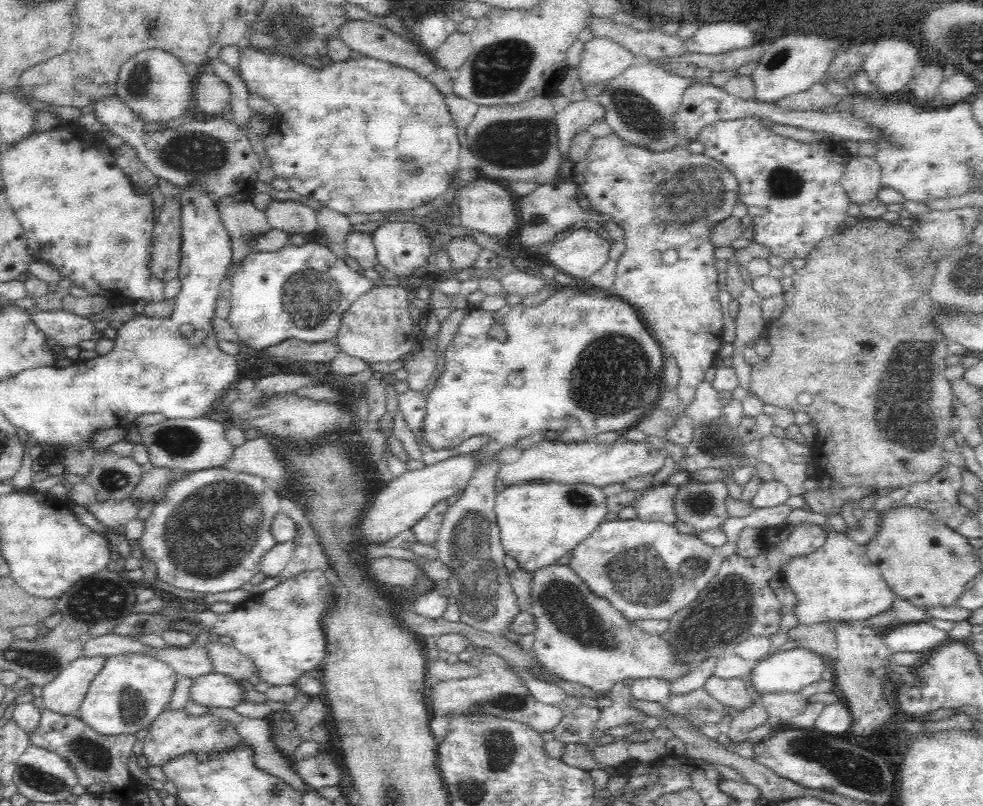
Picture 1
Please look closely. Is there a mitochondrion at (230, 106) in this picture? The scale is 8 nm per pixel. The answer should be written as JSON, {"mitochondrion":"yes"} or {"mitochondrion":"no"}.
{"mitochondrion":"no"}

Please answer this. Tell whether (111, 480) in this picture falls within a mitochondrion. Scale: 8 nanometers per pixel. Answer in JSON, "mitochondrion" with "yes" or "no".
{"mitochondrion":"yes"}

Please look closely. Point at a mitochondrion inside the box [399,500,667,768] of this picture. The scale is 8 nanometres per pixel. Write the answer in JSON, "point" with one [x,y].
{"point":[470,543]}

